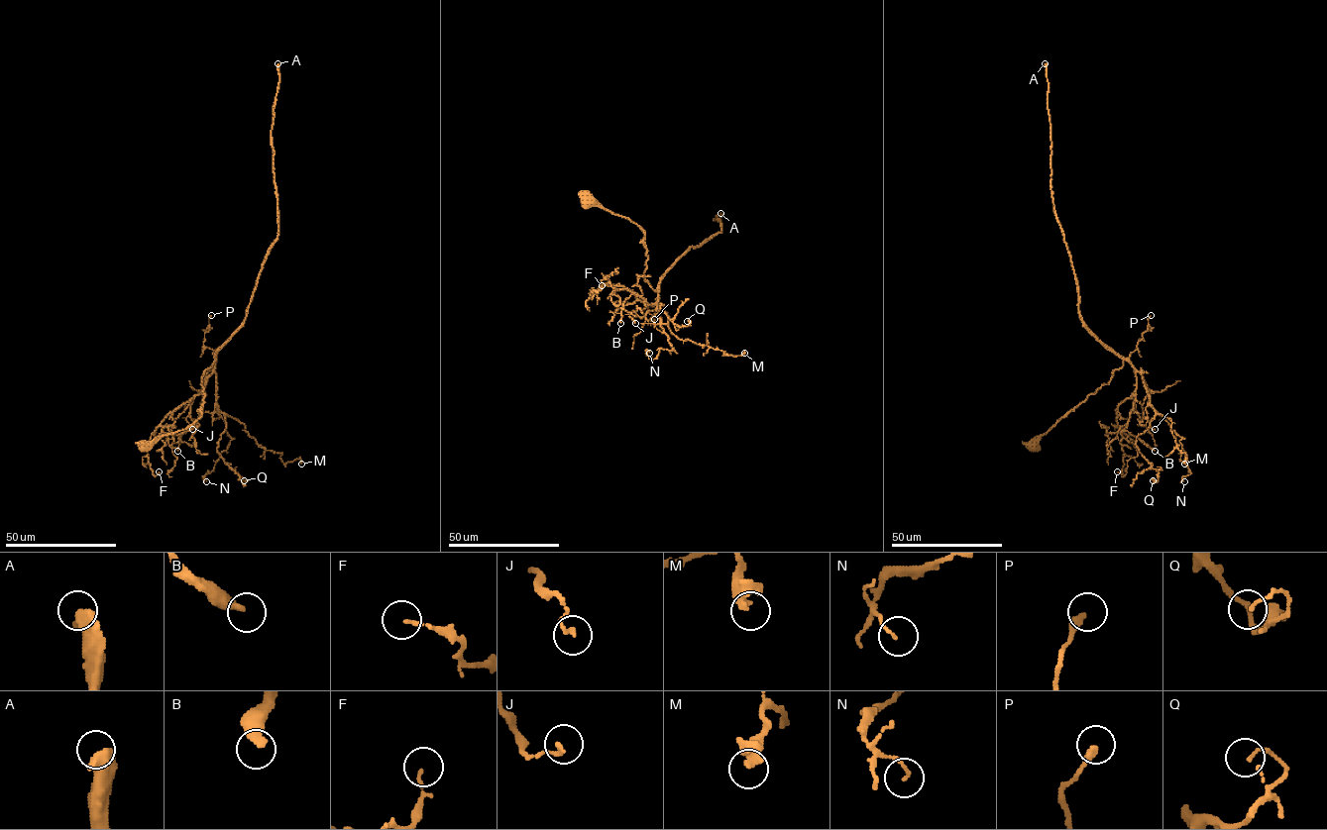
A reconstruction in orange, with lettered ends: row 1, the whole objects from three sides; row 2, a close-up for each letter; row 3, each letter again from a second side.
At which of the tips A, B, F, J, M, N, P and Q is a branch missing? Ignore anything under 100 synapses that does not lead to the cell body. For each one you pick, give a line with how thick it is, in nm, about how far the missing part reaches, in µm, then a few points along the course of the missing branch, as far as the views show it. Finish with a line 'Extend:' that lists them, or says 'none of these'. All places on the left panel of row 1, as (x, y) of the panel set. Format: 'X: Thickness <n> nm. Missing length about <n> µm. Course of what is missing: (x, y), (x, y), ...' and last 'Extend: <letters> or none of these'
A: Thickness 600 nm. Missing length about 300 µm
Extend: A

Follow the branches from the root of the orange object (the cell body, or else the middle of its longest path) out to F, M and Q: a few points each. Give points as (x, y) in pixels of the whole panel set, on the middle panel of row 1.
F: (588, 200), (643, 232), (645, 279), (657, 300), (645, 304), (621, 286), (590, 292), (602, 285)
M: (588, 200), (643, 232), (645, 279), (657, 292), (660, 320), (674, 335), (723, 356), (744, 353)
Q: (588, 200), (643, 232), (645, 279), (657, 292), (660, 320), (669, 319), (661, 304), (674, 324), (687, 321)

